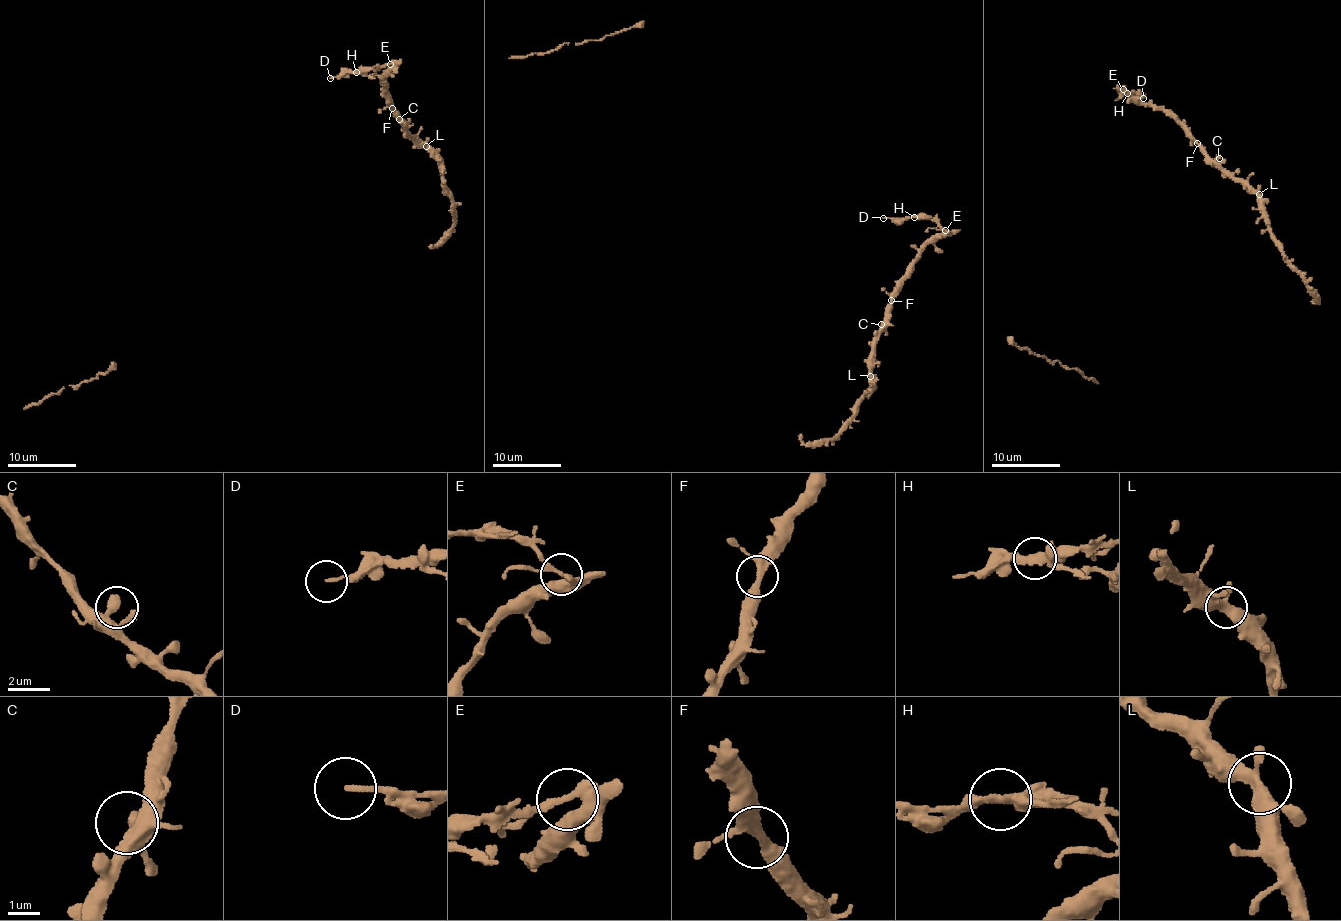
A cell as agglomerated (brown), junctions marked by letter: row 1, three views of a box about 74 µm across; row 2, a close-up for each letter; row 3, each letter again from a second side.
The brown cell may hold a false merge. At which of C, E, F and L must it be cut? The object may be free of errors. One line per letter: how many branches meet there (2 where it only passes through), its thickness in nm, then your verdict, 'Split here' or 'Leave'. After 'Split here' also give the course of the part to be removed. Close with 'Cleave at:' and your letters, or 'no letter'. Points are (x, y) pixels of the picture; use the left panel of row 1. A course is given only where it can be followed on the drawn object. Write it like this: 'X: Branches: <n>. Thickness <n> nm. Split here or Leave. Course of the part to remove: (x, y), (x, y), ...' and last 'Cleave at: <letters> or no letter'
C: Branches: 1. Thickness 420 nm. Leave
E: Branches: 3. Thickness 280 nm. Split here. Course of the part to remove: (389, 64), (330, 78)
F: Branches: 3. Thickness 280 nm. Leave
L: Branches: 2. Thickness 440 nm. Leave
Cleave at: E

